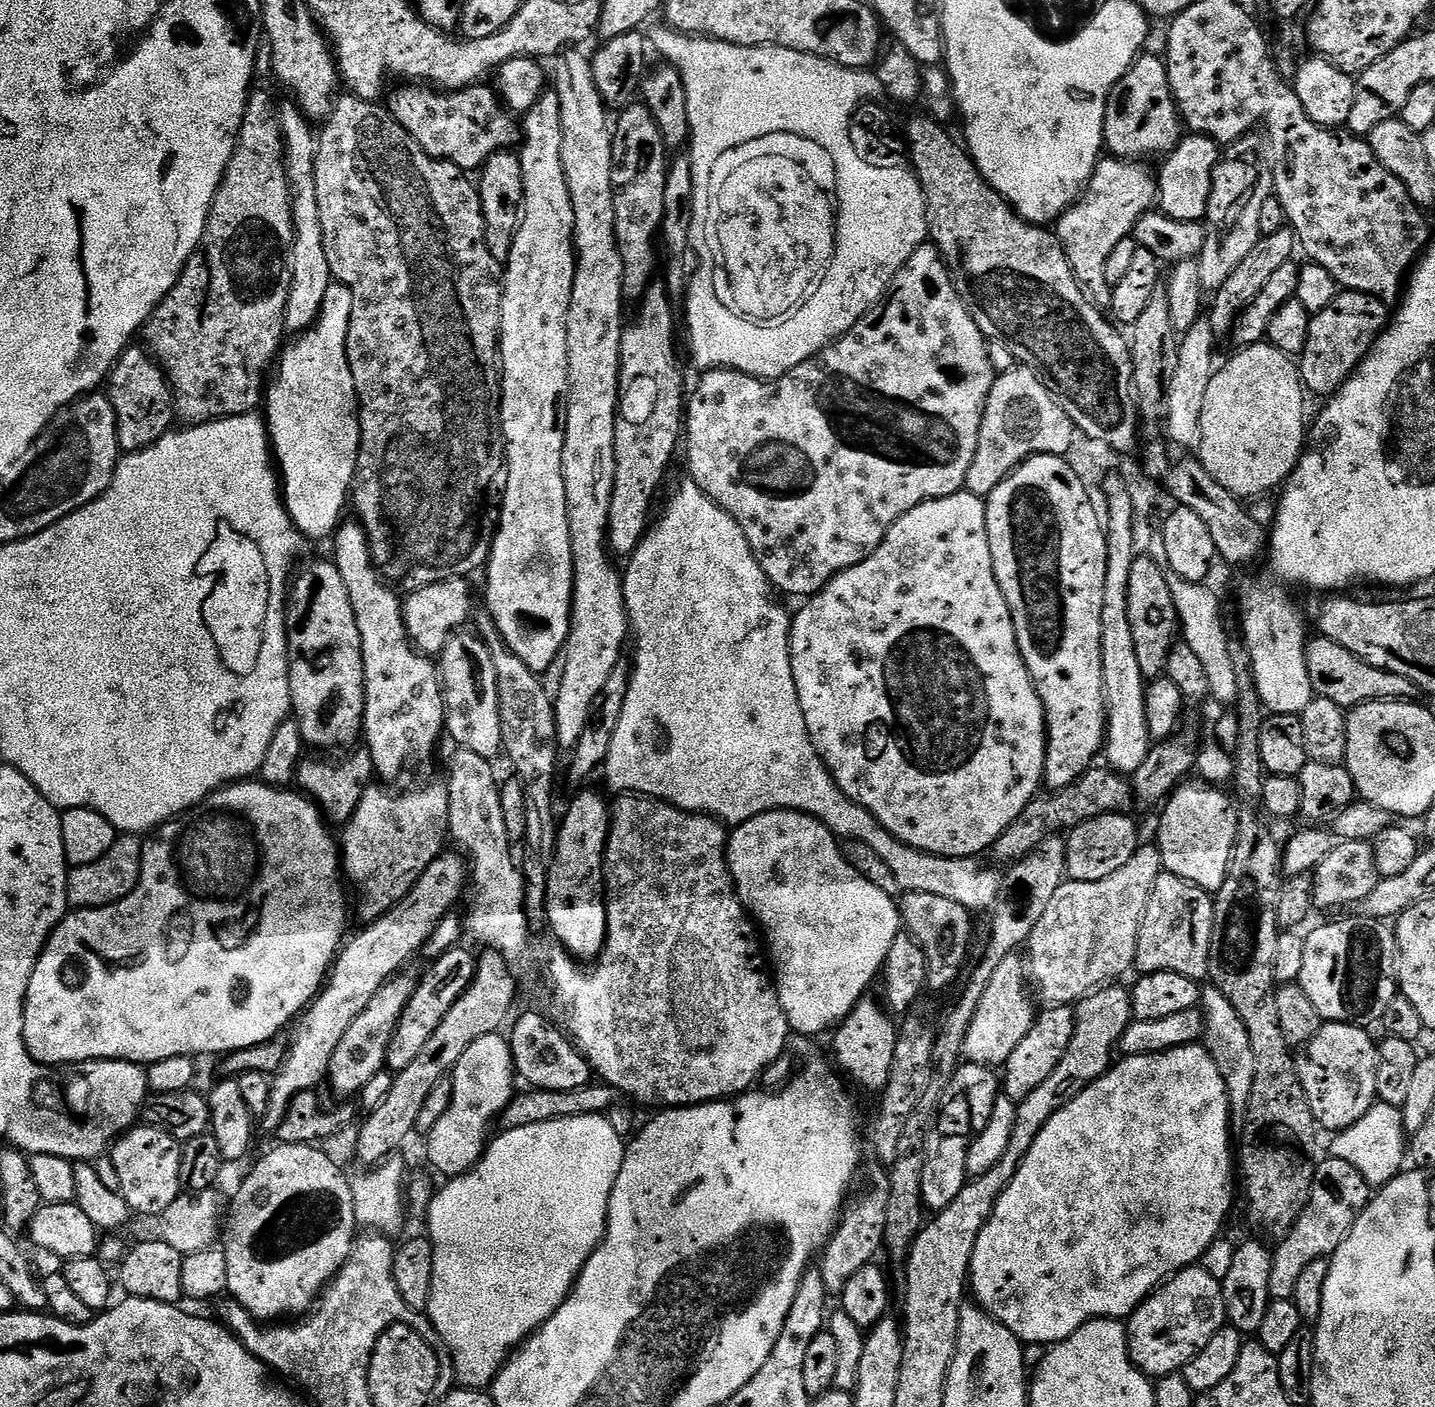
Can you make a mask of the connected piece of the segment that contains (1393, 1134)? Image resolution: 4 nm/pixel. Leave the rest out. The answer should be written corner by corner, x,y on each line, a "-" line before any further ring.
1375,1103
1354,1126
1335,1133
1331,1137
1331,1155
1342,1162
1350,1162
1362,1178
1366,1178
1369,1189
1379,1190
1390,1183
1395,1176
1406,1168
1406,1133
1404,1131
1404,1113
1389,1104

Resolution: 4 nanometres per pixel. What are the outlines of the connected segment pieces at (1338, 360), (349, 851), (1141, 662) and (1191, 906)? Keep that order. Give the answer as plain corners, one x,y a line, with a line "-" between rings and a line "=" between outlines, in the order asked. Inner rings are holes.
1337,291
1334,302
1312,316
1306,346
1298,357
1300,378
1305,389
1311,395
1313,392
1323,398
1335,396
1336,391
1356,373
1389,323
1390,308
1384,301
1361,292
=
380,782
369,784
362,794
362,802
358,802
358,810
354,810
352,819
342,828
342,872
350,884
352,879
352,884
356,887
356,896
360,901
357,904
355,901
354,908
355,911
356,908
360,911
365,925
373,924
395,904
402,902
402,898
406,898
418,878
422,878
426,866
439,858
450,840
450,798
447,783
424,784
421,788
410,789
409,792
391,792
388,788
391,787
=
1137,555
1134,566
1130,566
1128,609
1130,635
1134,637
1134,654
1138,658
1138,670
1142,670
1145,681
1159,680
1165,675
1164,667
1168,655
1178,639
1180,619
1178,610
1174,610
1170,585
1166,583
1166,571
1158,566
1158,562
1152,560
1151,555
=
1161,871
1138,934
1135,971
1140,974
1173,972
1197,982
1203,981
1210,966
1215,909
1209,893
1187,880
1179,880
1172,872

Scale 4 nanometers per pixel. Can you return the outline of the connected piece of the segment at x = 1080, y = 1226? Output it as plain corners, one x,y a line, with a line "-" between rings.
1187,1044
1174,1050
1166,1050
1149,1056
1129,1056
1121,1059
1108,1072
1095,1080
1085,1092
1078,1094
1034,1138
1030,1154
1018,1166
1014,1182
1006,1186
1002,1198
994,1206
994,1214
982,1226
978,1242
974,1246
972,1267
970,1269
970,1292
975,1303
985,1312
989,1312
998,1323
1006,1326
1025,1345
1044,1344
1055,1346
1060,1341
1070,1338
1089,1320
1107,1318
1123,1321
1147,1296
1152,1295
1168,1277
1183,1268
1199,1265
1200,1259
1212,1244
1221,1239
1220,1231
1228,1220
1228,1211
1232,1208
1232,1168
1234,1172
1234,1144
1228,1141
1228,1091
1210,1058
1207,1048
1200,1044

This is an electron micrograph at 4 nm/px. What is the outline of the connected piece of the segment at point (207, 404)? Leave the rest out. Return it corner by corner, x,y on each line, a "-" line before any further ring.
257,87
249,91
246,110
242,118
240,132
236,135
236,149
228,163
226,174
214,194
214,202
210,206
210,214
206,222
204,237
196,253
184,268
180,281
173,286
170,294
156,307
154,314
149,318
142,336
145,336
147,347
151,349
157,360
160,361
165,372
168,373
168,383
172,386
174,408
192,424
203,424
210,420
219,420
225,416
246,416
253,411
252,408
261,403
262,393
266,388
266,377
270,369
277,363
285,343
286,329
284,326
284,311
288,301
288,286
290,283
290,264
287,259
280,257
280,240
292,240
292,195
288,189
288,177
284,175
284,135
280,125
280,109
278,100
275,100
266,89

